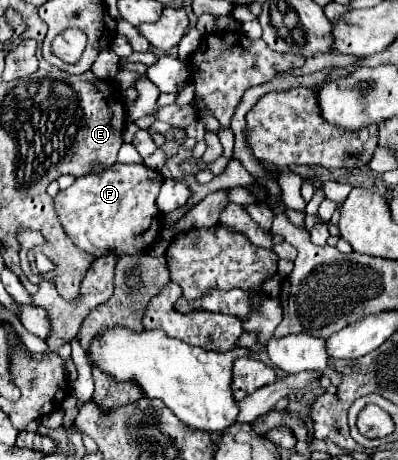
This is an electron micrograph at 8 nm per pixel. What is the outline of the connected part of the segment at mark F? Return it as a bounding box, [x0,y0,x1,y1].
[54,164,162,256]

